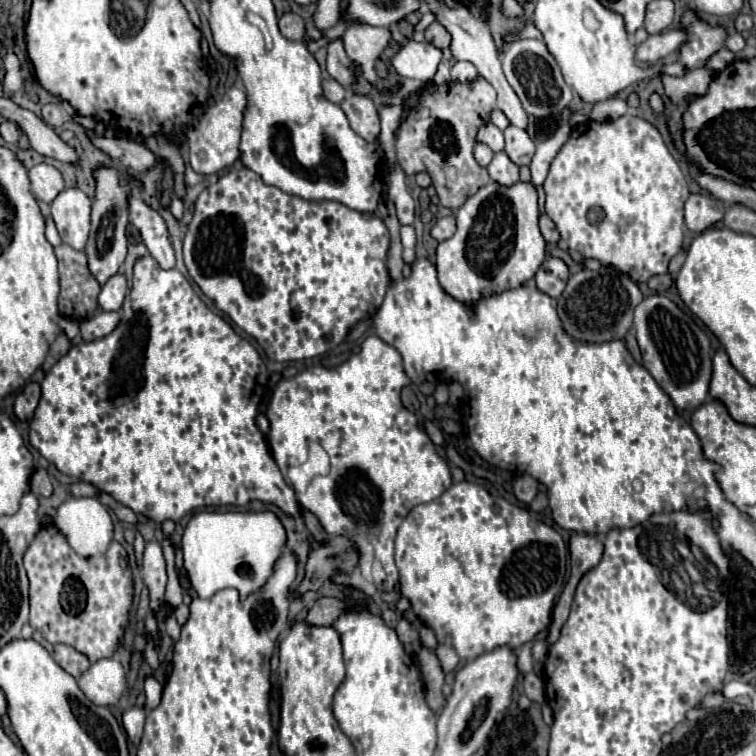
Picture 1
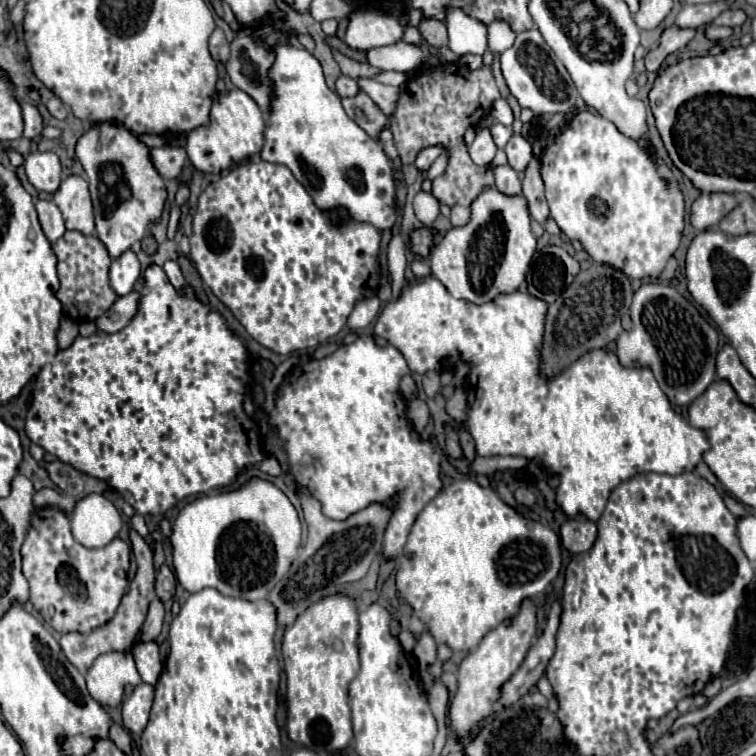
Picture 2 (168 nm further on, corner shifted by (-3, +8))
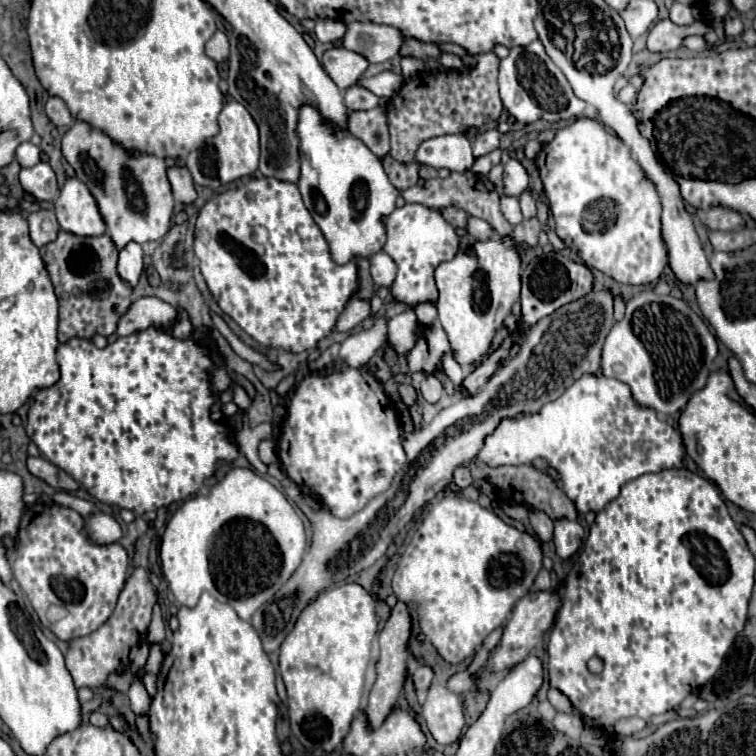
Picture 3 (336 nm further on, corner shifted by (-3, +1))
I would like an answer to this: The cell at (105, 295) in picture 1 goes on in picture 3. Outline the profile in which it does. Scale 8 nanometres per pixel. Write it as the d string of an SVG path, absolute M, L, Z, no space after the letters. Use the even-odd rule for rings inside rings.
M129 243L125 249L119 251L119 265L117 265L117 273L123 281L127 281L131 287L135 287L139 283L143 271L143 251L141 245L137 243Z

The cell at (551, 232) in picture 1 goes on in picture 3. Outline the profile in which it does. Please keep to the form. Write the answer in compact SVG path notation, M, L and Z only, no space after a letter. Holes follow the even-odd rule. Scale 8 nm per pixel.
M527 189L525 193L519 195L519 201L521 201L521 211L523 211L523 217L525 219L533 219L537 215L537 205L535 205L535 195L531 189Z

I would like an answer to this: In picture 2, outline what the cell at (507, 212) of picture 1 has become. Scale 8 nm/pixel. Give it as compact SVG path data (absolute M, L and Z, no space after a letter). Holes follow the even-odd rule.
M487 188L471 204L471 222L463 228L449 230L433 248L431 270L455 300L487 304L497 294L511 294L523 284L535 246L537 240L529 226L525 198L511 198L499 194L495 188Z

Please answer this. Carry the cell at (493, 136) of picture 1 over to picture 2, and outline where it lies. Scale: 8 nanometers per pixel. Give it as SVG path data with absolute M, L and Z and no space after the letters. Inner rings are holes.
M495 122L495 124L491 126L491 136L493 136L493 140L495 140L497 148L505 148L507 140L511 138L511 130L509 130L507 126L503 126L503 124Z

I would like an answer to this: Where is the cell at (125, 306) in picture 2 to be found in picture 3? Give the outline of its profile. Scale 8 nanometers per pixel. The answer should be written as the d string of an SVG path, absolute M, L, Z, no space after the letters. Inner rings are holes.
M141 297L131 303L127 313L119 319L117 335L131 335L135 331L147 329L149 325L155 325L159 329L169 331L171 321L177 317L177 311L173 305L157 299L157 297Z

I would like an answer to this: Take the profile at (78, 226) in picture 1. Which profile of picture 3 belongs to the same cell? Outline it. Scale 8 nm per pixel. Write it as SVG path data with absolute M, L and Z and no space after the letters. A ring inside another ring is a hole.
M77 177L65 181L61 195L55 201L55 215L63 231L81 237L97 237L105 233L105 223L99 215L97 203Z

